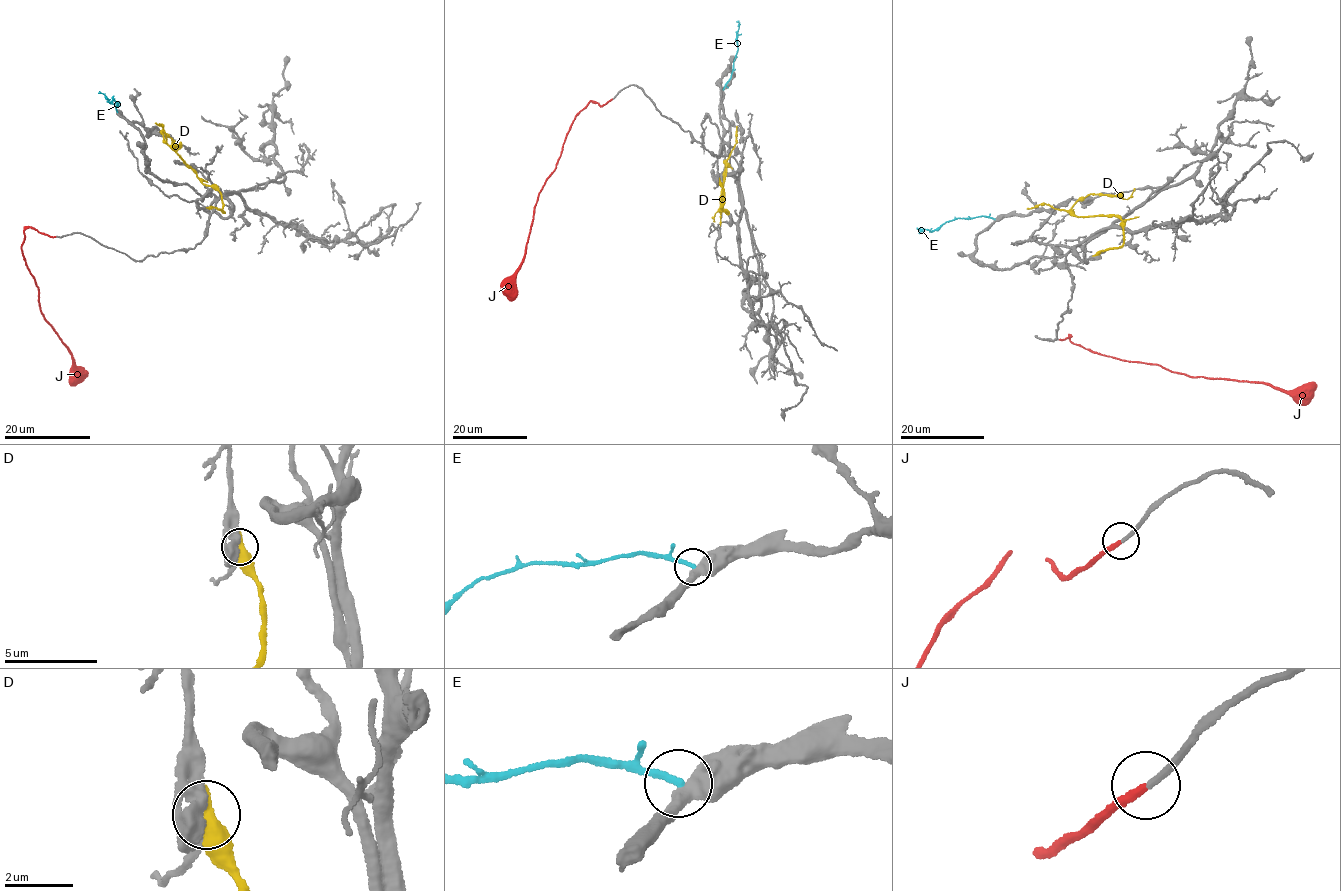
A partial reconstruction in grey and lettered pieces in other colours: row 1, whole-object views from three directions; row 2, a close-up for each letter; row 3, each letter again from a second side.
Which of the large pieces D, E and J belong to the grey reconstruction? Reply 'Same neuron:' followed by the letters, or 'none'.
Same neuron: J

